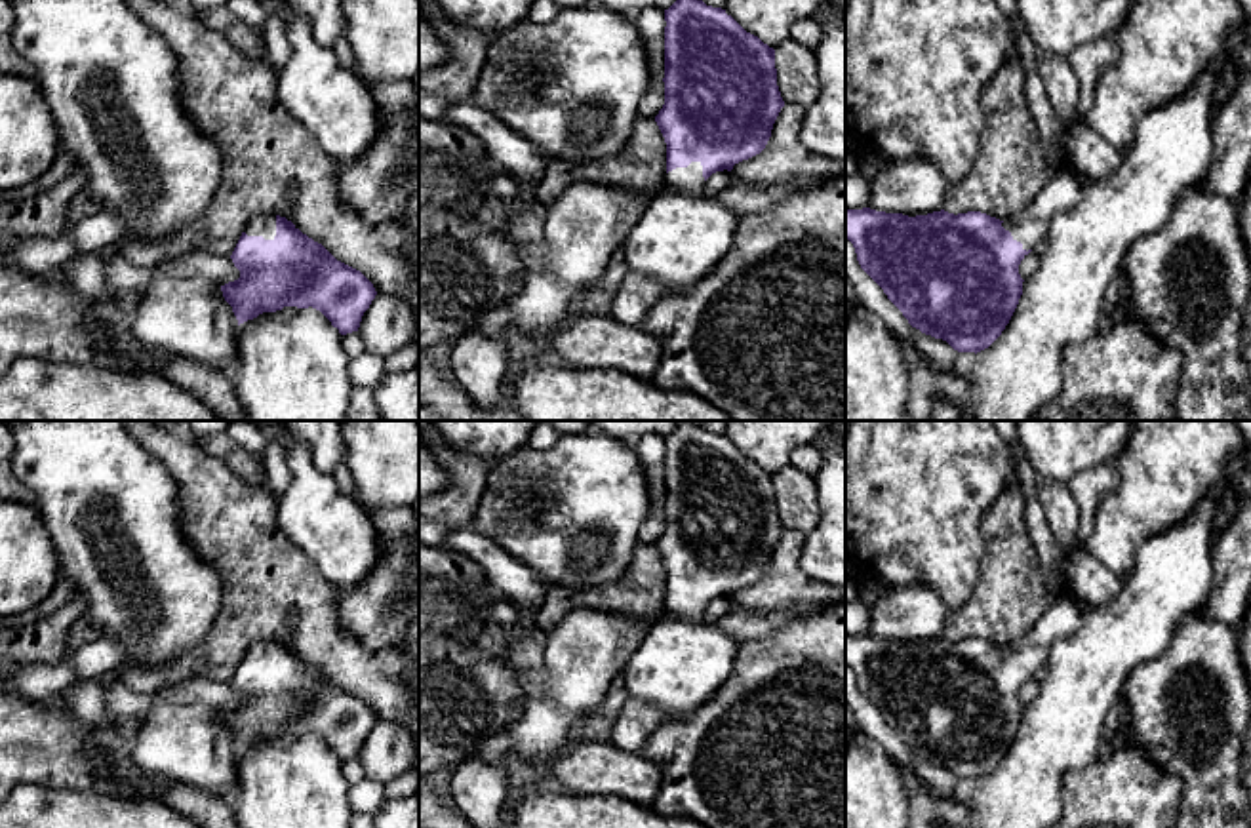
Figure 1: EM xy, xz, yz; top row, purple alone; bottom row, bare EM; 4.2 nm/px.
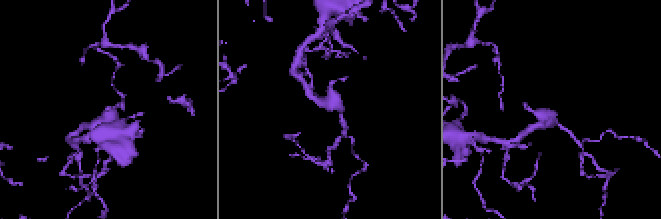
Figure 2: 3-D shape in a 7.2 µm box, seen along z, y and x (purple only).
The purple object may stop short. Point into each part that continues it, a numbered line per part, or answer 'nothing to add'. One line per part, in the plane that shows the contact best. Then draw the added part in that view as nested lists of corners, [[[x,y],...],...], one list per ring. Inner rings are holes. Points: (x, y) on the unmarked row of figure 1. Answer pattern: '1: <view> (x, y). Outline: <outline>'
1: xy (263, 651). Outline: [[[257,641],[253,643],[244,659],[248,662],[263,662],[265,666],[274,666],[276,662],[276,641]]]

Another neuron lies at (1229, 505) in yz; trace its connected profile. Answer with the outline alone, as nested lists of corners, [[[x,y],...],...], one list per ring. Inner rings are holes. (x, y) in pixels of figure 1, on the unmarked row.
[[[1224,487],[1221,491],[1221,501],[1219,501],[1217,514],[1215,514],[1215,535],[1217,535],[1217,539],[1236,518],[1236,514],[1240,510],[1240,503],[1241,503],[1241,499],[1238,497],[1238,493],[1234,489]]]

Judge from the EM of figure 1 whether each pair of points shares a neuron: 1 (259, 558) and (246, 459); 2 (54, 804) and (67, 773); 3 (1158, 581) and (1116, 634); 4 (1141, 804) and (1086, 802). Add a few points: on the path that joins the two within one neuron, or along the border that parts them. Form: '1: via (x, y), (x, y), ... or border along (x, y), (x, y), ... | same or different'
1: border along (223, 461), (246, 480), (263, 484) | different
2: border along (19, 781), (105, 790) | different
3: via (1156, 594), (1130, 621) | same
4: via (1128, 804), (1099, 802) | same

